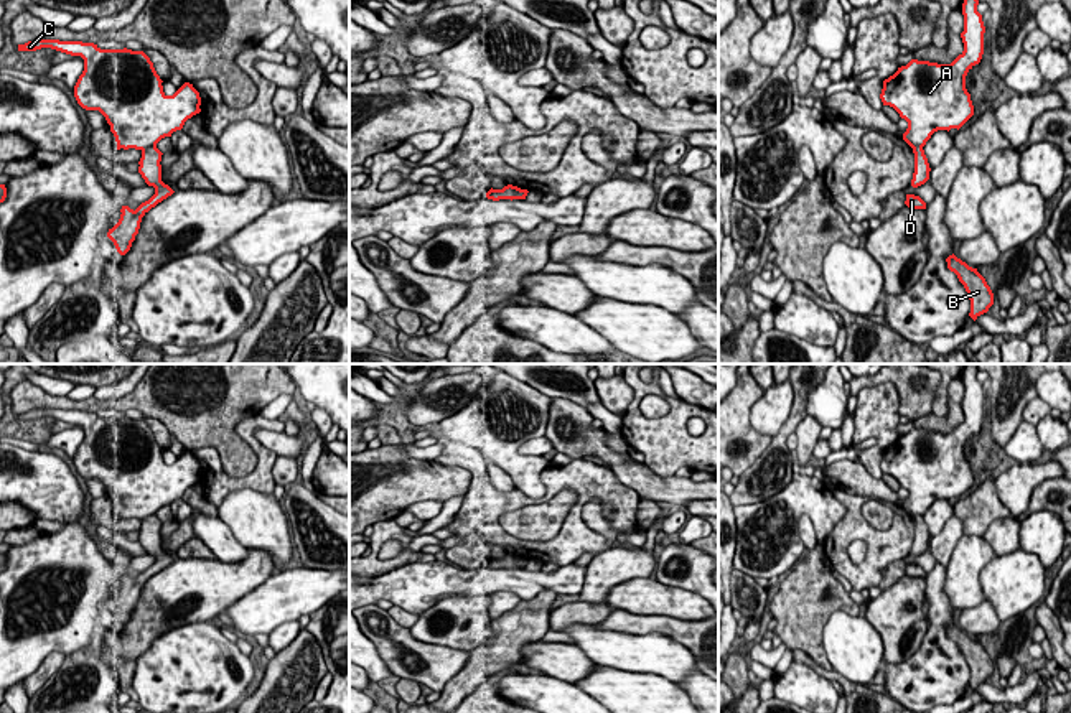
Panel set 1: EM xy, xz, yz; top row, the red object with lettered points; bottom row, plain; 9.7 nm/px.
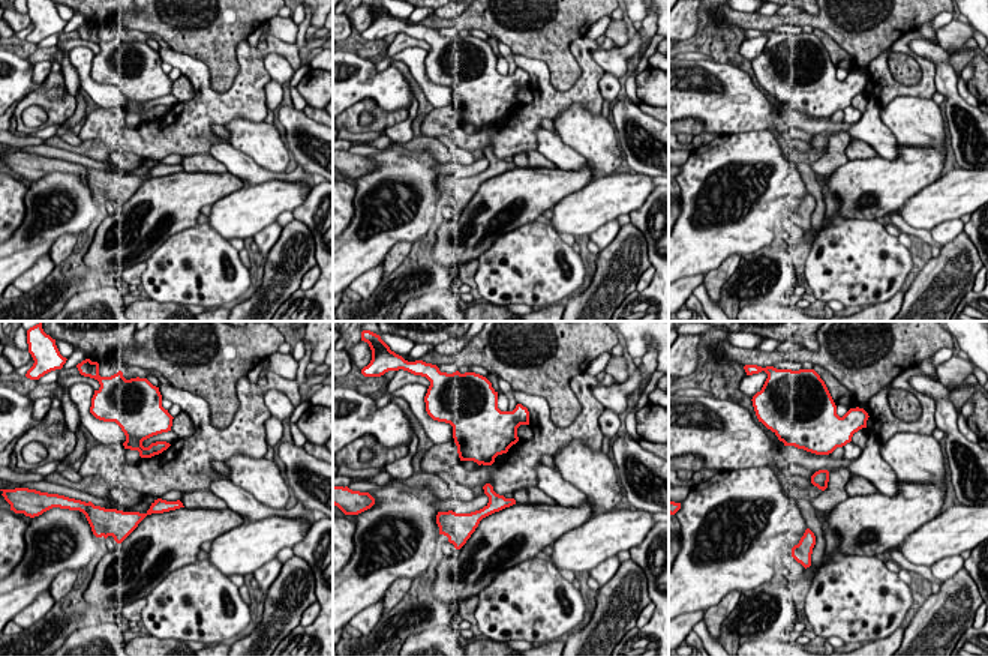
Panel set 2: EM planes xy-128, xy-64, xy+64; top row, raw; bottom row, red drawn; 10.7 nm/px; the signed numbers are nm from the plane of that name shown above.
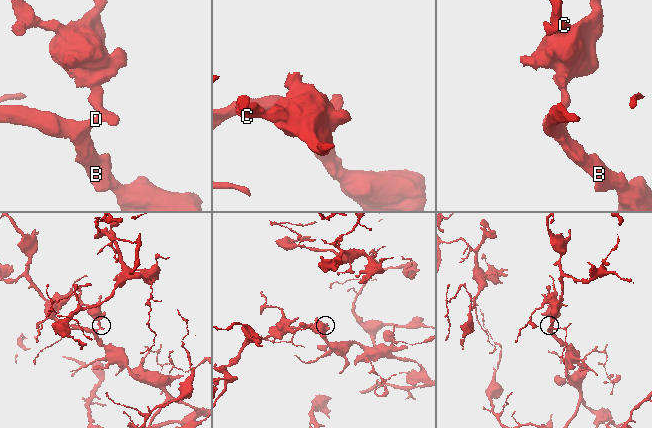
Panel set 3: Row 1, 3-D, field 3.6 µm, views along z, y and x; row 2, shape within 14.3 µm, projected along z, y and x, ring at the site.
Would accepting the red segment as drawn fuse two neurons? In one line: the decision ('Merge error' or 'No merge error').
Merge error

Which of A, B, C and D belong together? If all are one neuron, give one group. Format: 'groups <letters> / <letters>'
groups A C / B D

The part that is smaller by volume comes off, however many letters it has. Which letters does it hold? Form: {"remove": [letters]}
{"remove": ["A", "C"]}

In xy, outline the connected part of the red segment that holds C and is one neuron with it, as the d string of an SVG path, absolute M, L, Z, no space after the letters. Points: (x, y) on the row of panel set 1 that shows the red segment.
M59 40L18 44L18 51L41 48L84 59L74 97L82 109L105 117L117 150L150 148L201 112L201 97L193 84L185 82L173 96L163 92L163 81L143 51L101 49L94 43Z

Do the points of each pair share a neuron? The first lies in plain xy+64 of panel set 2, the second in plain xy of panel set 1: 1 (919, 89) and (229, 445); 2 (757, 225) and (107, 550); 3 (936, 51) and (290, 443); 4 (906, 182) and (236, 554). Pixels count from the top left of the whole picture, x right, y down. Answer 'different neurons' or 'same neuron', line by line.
1: different neurons
2: different neurons
3: same neuron
4: different neurons

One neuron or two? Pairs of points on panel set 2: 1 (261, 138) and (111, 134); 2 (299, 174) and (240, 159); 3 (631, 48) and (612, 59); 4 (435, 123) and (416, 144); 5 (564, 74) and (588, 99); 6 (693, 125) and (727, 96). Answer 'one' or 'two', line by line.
1: two
2: one
3: one
4: two
5: two
6: two

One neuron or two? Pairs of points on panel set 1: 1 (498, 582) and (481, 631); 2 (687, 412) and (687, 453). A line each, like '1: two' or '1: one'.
1: two
2: one

